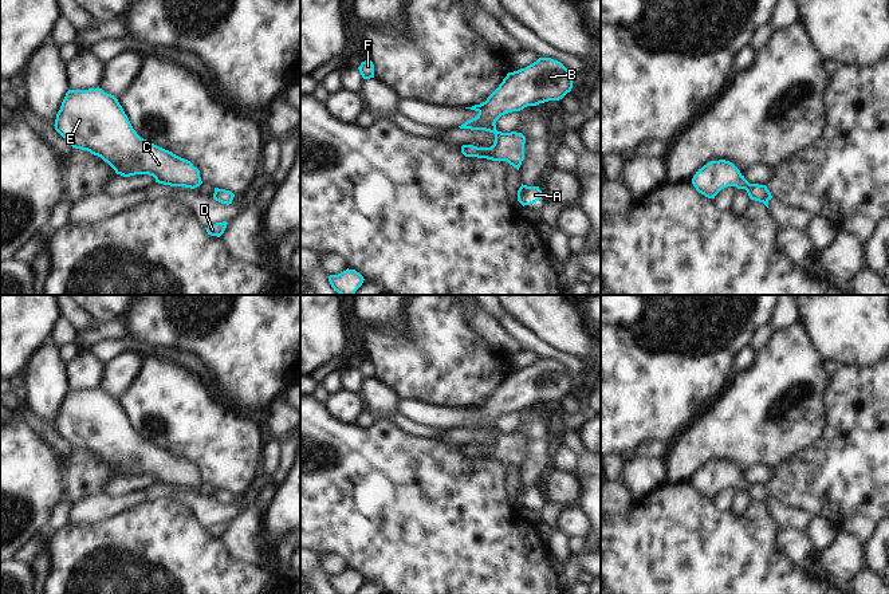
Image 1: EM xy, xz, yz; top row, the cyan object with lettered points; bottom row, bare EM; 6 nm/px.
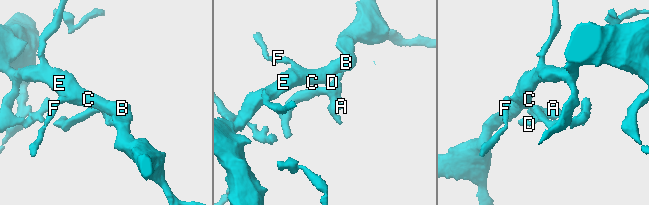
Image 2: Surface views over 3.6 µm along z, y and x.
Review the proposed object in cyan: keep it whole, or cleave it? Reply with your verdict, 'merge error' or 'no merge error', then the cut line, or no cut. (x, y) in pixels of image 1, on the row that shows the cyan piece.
no merge error; cut none

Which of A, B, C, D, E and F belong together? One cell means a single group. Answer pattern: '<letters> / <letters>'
A B C D E F

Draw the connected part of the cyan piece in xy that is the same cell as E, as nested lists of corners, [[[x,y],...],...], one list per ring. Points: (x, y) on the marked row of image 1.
[[[99,87],[84,91],[68,90],[54,126],[72,147],[87,150],[101,157],[117,174],[123,177],[149,174],[158,184],[190,189],[202,184],[200,170],[190,161],[141,138],[133,129],[118,99]]]

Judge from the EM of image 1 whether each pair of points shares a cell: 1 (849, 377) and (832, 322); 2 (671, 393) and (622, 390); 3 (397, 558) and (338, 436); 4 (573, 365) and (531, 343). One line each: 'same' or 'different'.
1: different
2: same
3: same
4: same

